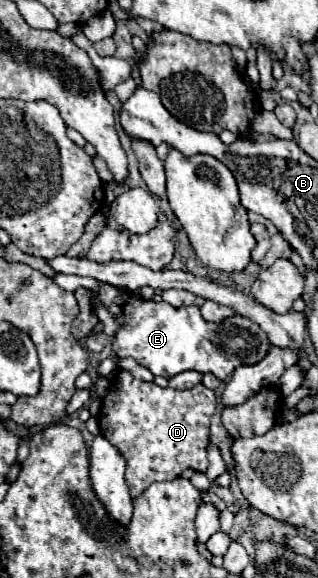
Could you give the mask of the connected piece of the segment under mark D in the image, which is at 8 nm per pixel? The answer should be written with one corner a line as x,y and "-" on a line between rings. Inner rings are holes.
118,371
118,375
110,385
108,395
102,399
98,425
100,425
100,433
120,451
120,455
126,461
126,485
134,499
142,495
152,483
172,481
188,467
202,473
206,471
208,457
204,453
204,441
208,439
210,417
214,415
214,411
216,411
214,391
204,387
202,383
192,389
176,391
170,387
158,387
156,383
134,379
128,371

